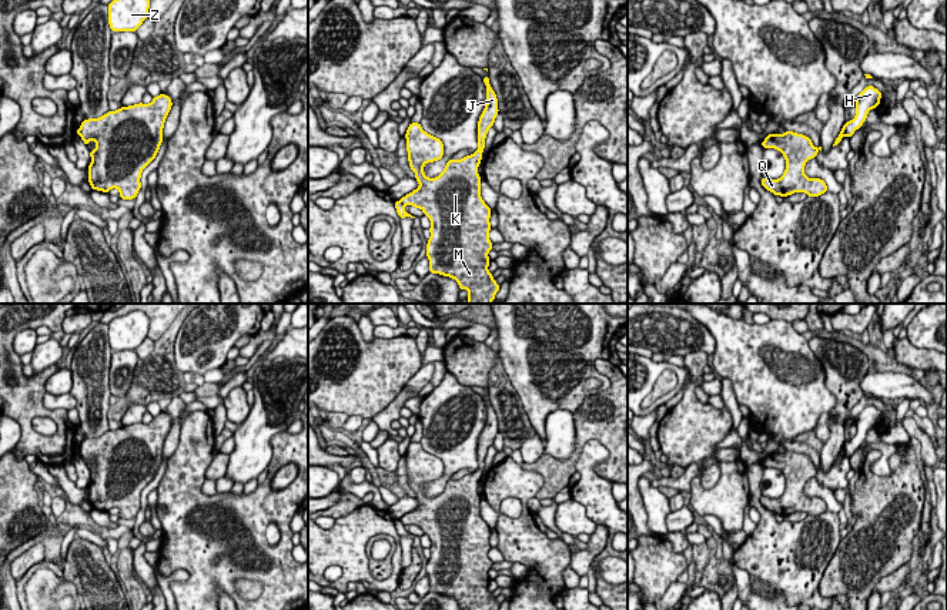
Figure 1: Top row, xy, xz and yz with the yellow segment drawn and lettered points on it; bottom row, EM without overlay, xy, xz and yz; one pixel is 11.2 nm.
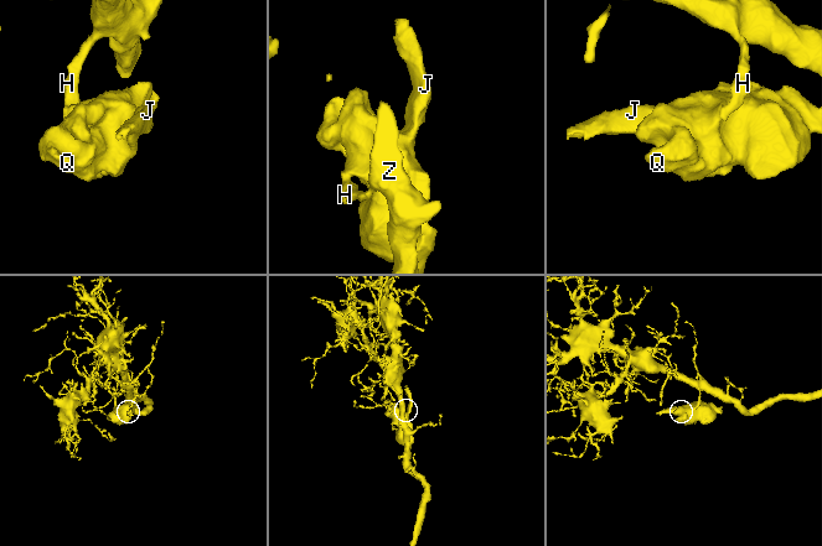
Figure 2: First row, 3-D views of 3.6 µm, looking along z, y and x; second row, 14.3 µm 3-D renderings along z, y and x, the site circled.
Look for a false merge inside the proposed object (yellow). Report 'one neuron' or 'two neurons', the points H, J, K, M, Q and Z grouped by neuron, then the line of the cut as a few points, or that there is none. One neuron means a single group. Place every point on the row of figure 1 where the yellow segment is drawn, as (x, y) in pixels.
two neurons | H Z / J K M Q | xz (400, 200), (404, 205)

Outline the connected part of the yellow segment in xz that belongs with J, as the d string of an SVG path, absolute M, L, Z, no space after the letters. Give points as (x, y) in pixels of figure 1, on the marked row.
M483 77L486 104L478 121L478 150L461 160L449 160L435 178L424 174L424 165L442 158L444 144L411 123L405 138L411 170L419 187L402 197L402 205L414 205L431 219L426 244L429 272L454 278L459 289L466 289L468 304L491 304L499 286L488 271L492 249L489 239L491 208L481 197L478 167L488 130L498 115L498 98Z

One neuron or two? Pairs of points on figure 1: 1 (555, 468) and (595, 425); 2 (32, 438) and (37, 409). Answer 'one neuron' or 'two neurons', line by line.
1: one neuron
2: one neuron

